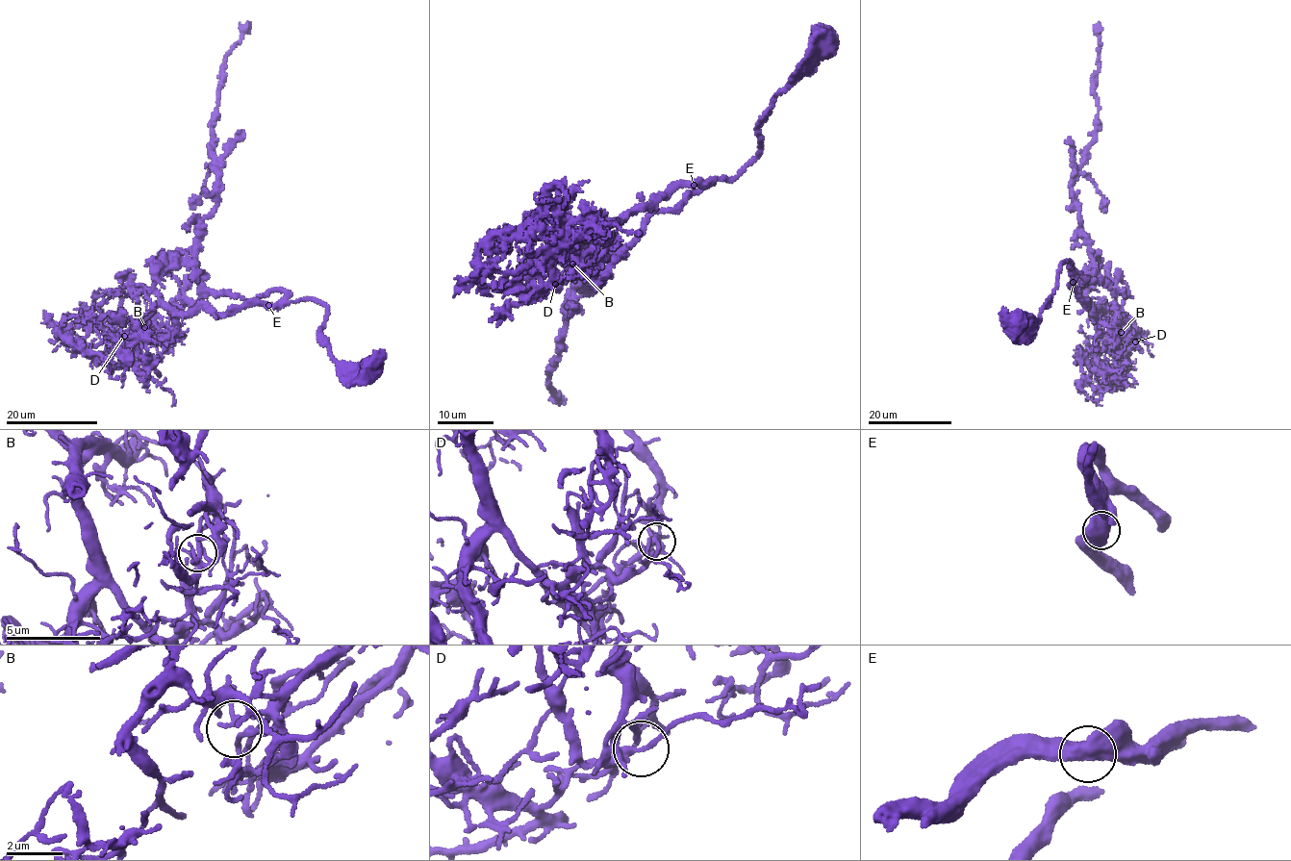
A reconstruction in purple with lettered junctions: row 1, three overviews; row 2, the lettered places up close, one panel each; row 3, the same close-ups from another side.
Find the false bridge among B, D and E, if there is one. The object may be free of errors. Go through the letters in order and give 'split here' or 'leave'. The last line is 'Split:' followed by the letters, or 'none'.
B: leave
D: leave
E: leave
Split: none

